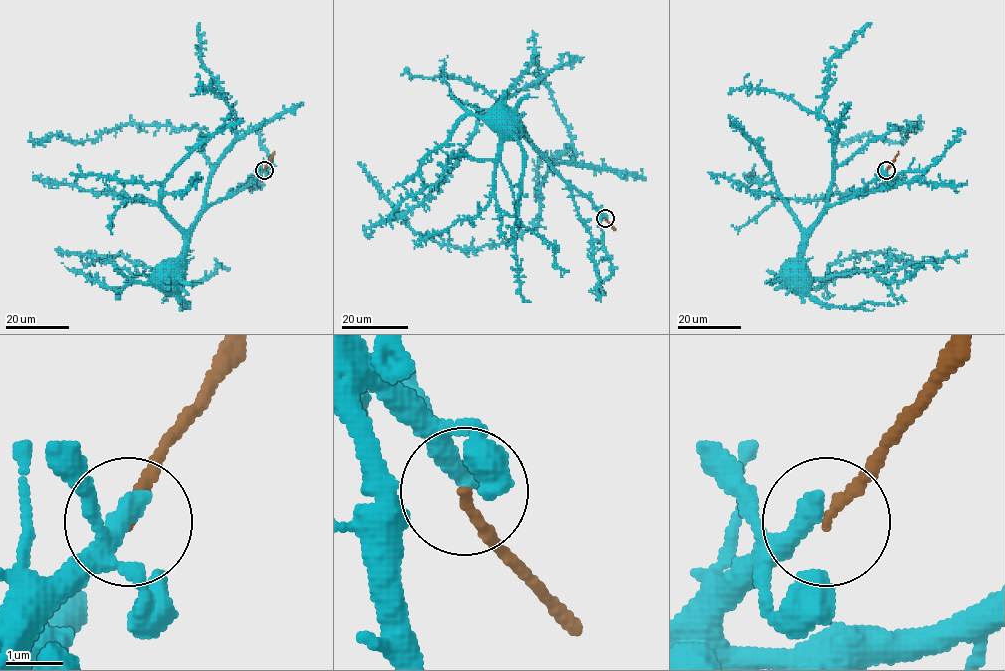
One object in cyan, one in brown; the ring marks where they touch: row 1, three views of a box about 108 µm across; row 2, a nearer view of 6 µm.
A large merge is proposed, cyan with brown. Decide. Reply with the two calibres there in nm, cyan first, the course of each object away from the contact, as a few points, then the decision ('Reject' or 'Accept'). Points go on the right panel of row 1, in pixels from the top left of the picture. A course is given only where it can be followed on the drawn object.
Thickness 400 nm (cyan) against 180 nm. Course of cyan: (886, 170), (827, 204), (834, 170), (895, 127), (917, 124), (899, 141), (862, 135), (839, 143), (833, 132). Course of brown: (887, 170), (899, 152). Reject

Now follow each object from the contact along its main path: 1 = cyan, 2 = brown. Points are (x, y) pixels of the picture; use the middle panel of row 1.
1: (605, 217), (544, 155), (549, 170), (541, 186), (539, 221), (507, 241), (460, 250), (413, 230), (360, 161)
2: (605, 218), (616, 230)

